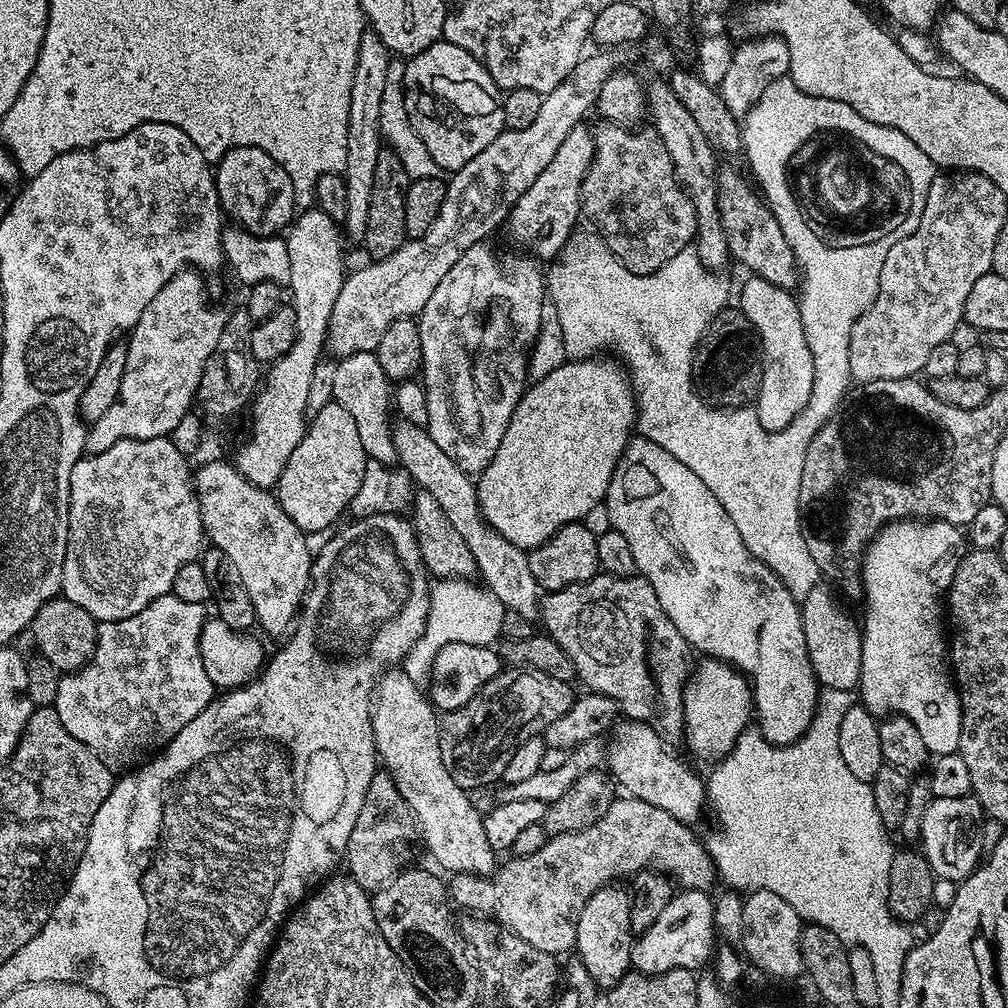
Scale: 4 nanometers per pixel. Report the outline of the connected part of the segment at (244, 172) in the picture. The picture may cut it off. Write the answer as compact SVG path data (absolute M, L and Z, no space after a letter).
M235 147L217 163L214 175L221 209L250 234L275 236L293 219L296 210L293 183L285 168L278 165L264 150Z

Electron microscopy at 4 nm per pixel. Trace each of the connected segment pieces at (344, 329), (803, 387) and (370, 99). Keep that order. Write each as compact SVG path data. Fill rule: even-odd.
M590 56L583 57L563 82L543 95L538 116L530 126L505 129L466 166L453 173L442 209L426 235L409 239L384 260L368 262L365 268L345 275L328 323L326 348L333 357L375 352L382 334L394 322L419 317L438 282L446 278L450 266L470 246L487 241L487 236L507 221L513 205L550 164L570 130L579 127L586 112L593 109L602 82L611 75L612 66L606 57Z
M752 276L740 288L738 307L756 327L764 358L760 395L754 401L756 413L767 432L781 432L806 407L814 386L815 362L803 332L797 297L789 289Z
M366 30L358 42L358 62L354 66L354 82L350 82L350 114L348 115L348 141L346 142L346 166L343 170L346 182L346 198L348 199L348 213L343 220L346 236L356 242L363 241L366 234L366 214L370 210L370 190L374 186L374 166L378 166L378 154L382 151L382 133L380 131L380 115L386 106L388 86L388 47L382 43L379 34Z

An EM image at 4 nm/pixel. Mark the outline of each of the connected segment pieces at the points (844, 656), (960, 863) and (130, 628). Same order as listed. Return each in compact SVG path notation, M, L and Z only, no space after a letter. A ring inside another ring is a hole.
M826 582L816 584L800 604L808 657L812 672L824 688L853 691L860 682L863 633L830 587Z
M971 794L960 798L933 799L932 805L926 810L926 818L922 818L919 839L928 865L932 867L933 877L959 882L976 871L985 855L982 848L984 819L983 808Z
M169 594L159 596L157 600L150 602L150 606L143 608L136 616L122 618L121 620L103 621L97 630L96 648L91 660L79 671L61 675L59 677L61 680L56 684L54 707L58 718L62 718L62 726L66 726L66 730L70 730L70 734L74 734L74 738L78 738L78 742L86 742L86 746L94 749L109 766L116 770L119 770L119 768L124 768L120 770L135 769L145 763L146 758L159 753L175 738L178 730L182 730L182 726L186 726L186 722L198 718L198 714L202 714L202 710L206 710L206 706L214 698L214 685L210 674L206 674L206 666L202 662L202 654L200 653L200 631L206 623L204 611L206 611L205 605L182 602L182 598Z

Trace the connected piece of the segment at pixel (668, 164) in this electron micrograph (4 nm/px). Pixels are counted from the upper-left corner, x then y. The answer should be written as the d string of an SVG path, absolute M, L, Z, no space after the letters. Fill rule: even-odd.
M604 122L601 125L600 129L595 129L594 158L586 170L580 187L580 211L583 219L585 221L588 219L593 224L591 227L595 235L603 240L619 264L626 266L626 270L634 274L648 276L666 266L670 258L682 254L682 250L689 248L695 241L694 202L690 202L687 192L678 182L674 162L655 131L636 132L640 130L611 122Z

